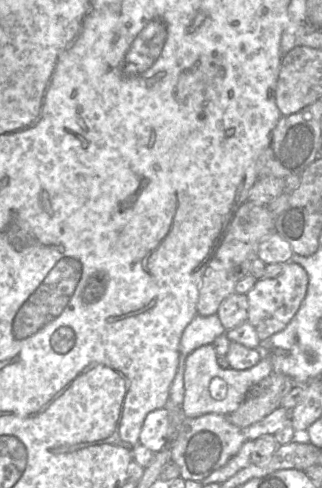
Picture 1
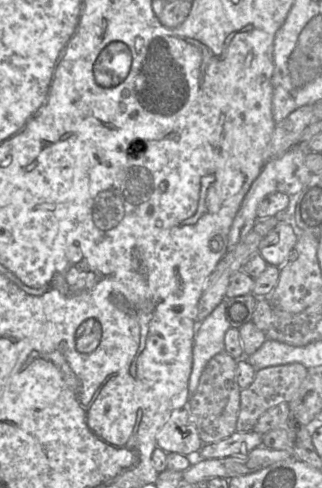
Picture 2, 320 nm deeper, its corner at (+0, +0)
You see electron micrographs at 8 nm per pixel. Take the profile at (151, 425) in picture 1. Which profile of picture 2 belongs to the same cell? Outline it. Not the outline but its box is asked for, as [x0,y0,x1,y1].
[156,408,204,455]

